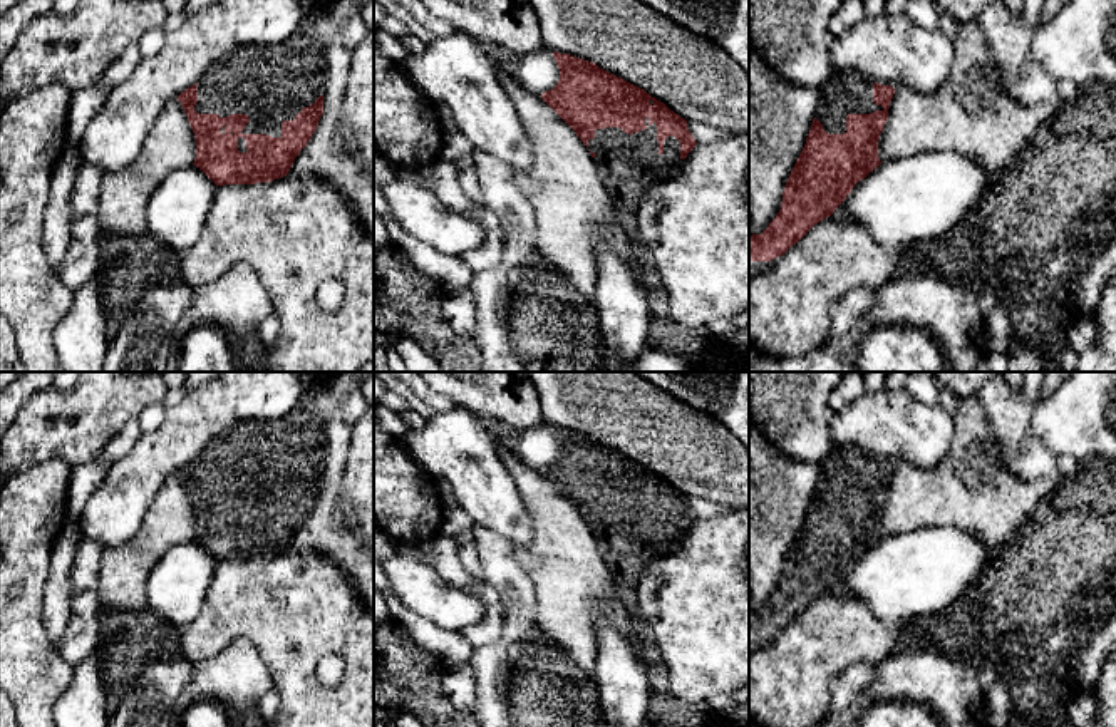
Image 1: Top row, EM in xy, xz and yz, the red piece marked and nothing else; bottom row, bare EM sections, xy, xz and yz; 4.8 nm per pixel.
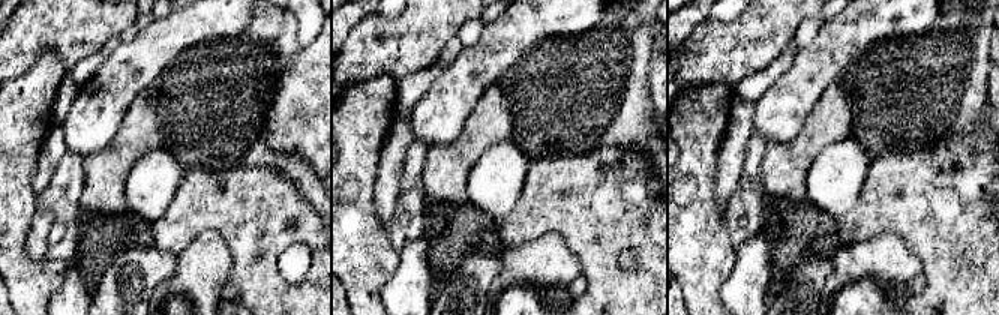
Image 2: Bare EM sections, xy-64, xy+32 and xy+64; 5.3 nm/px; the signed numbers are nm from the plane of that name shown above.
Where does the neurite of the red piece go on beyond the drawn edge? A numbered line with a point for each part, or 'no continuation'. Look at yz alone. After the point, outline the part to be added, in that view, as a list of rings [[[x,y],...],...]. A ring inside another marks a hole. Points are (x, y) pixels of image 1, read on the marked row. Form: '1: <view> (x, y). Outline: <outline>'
1: yz (845, 92). Outline: [[[855,70],[833,72],[821,87],[816,119],[828,134],[846,132],[848,114],[883,111],[873,102],[873,80]]]

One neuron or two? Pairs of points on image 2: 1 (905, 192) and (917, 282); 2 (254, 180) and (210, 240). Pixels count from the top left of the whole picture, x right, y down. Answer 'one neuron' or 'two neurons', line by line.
1: two neurons
2: two neurons

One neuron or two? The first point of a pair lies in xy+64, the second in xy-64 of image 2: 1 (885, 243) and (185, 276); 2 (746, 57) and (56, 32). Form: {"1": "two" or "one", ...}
{"1": "one", "2": "one"}

